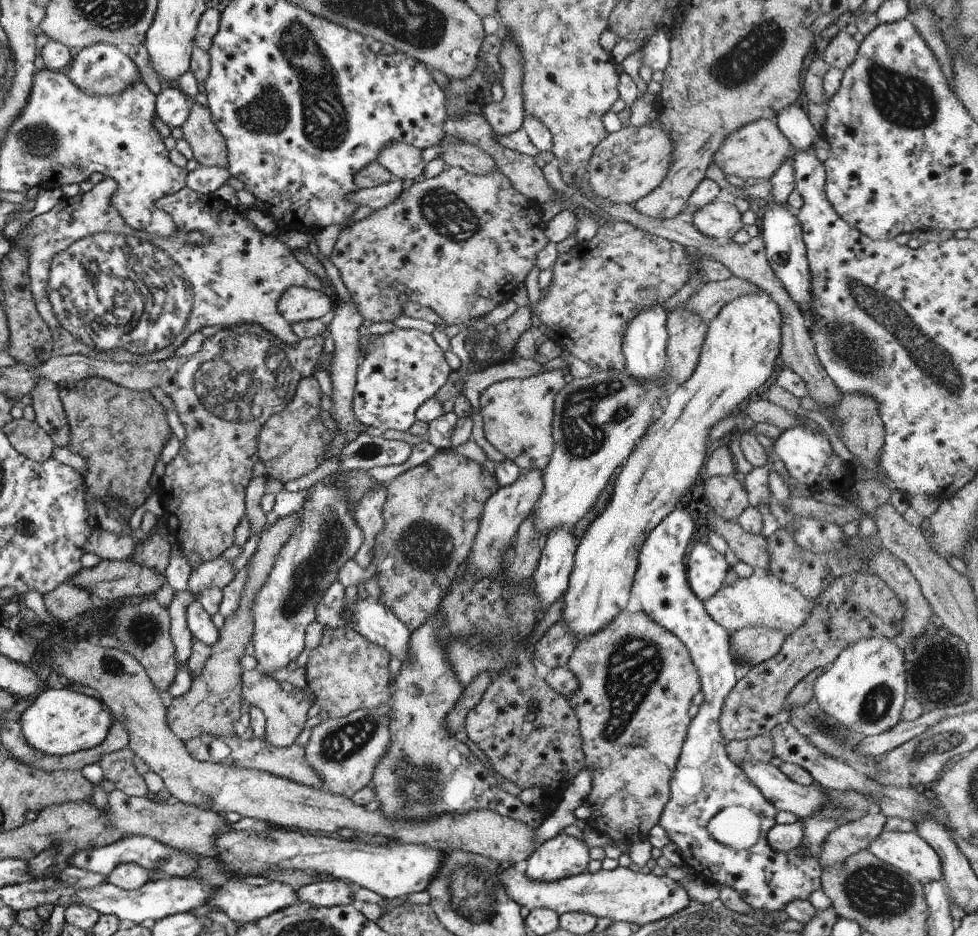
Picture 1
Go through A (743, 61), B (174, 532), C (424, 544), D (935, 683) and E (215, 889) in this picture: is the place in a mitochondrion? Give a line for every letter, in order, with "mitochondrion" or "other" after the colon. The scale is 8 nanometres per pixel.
A: mitochondrion
B: other
C: mitochondrion
D: mitochondrion
E: other

